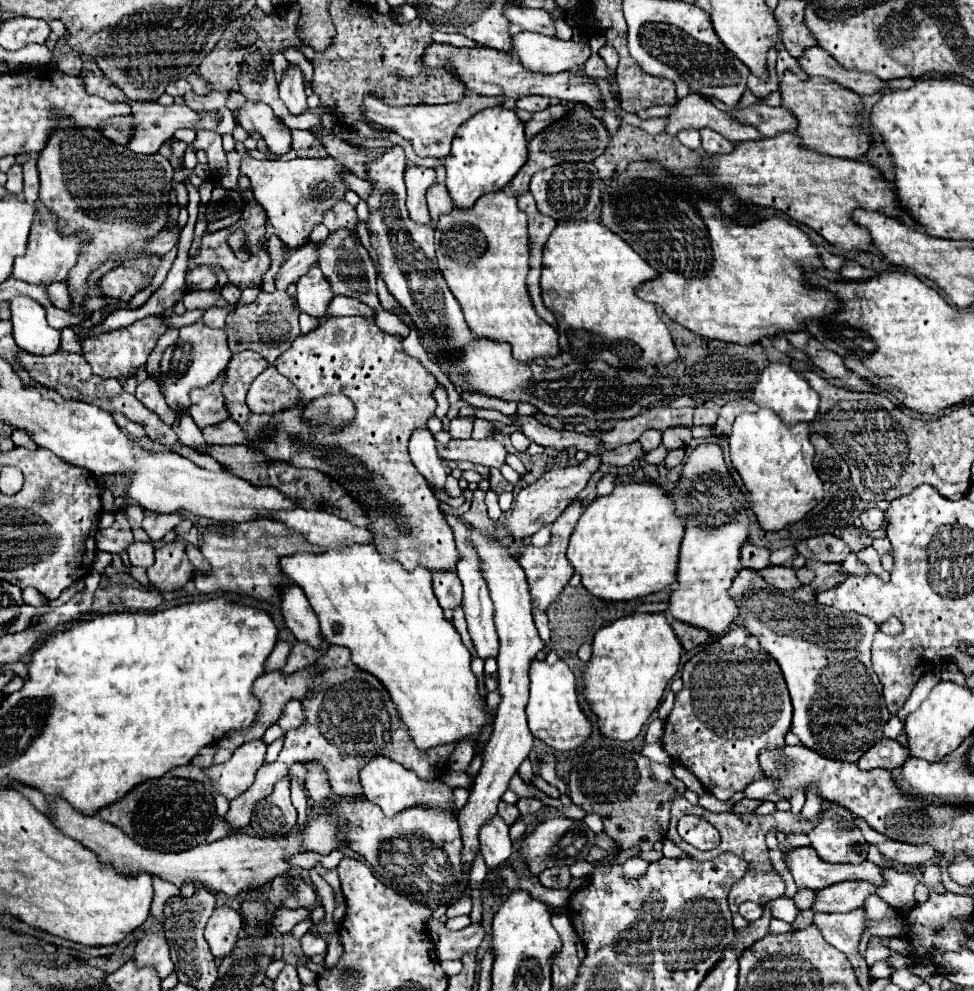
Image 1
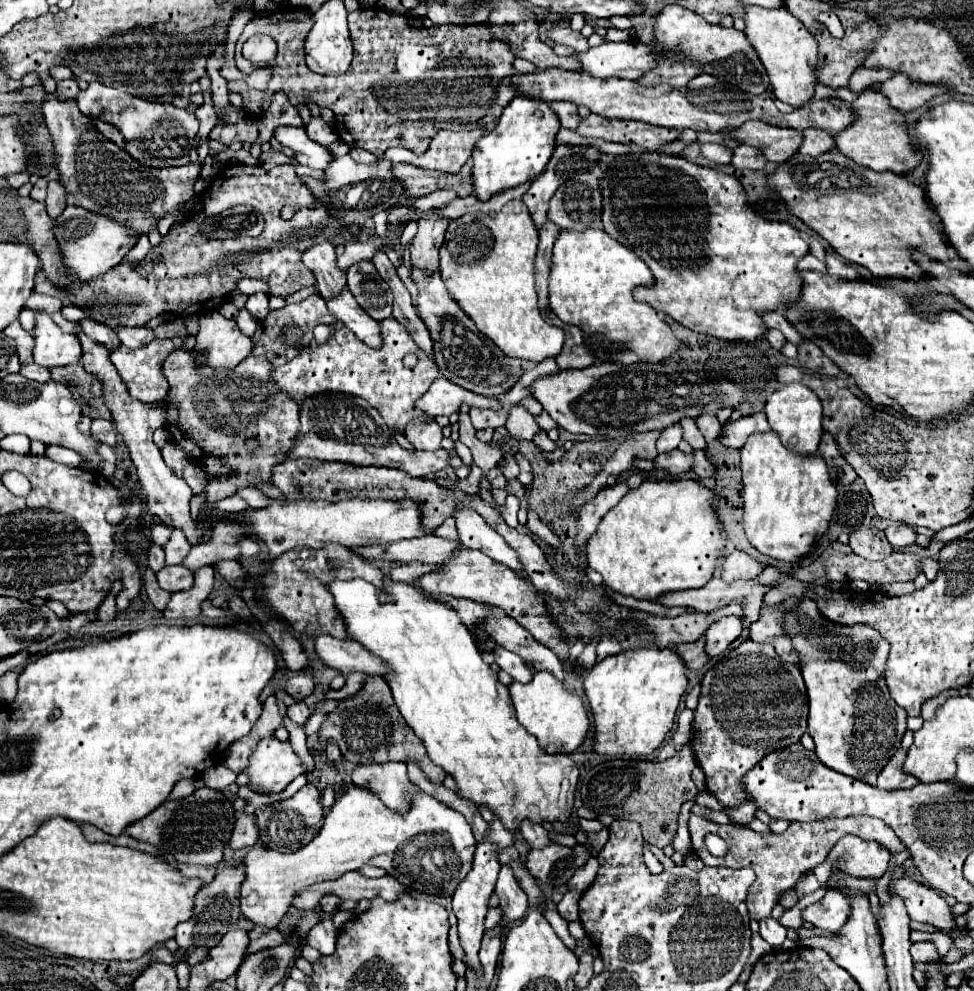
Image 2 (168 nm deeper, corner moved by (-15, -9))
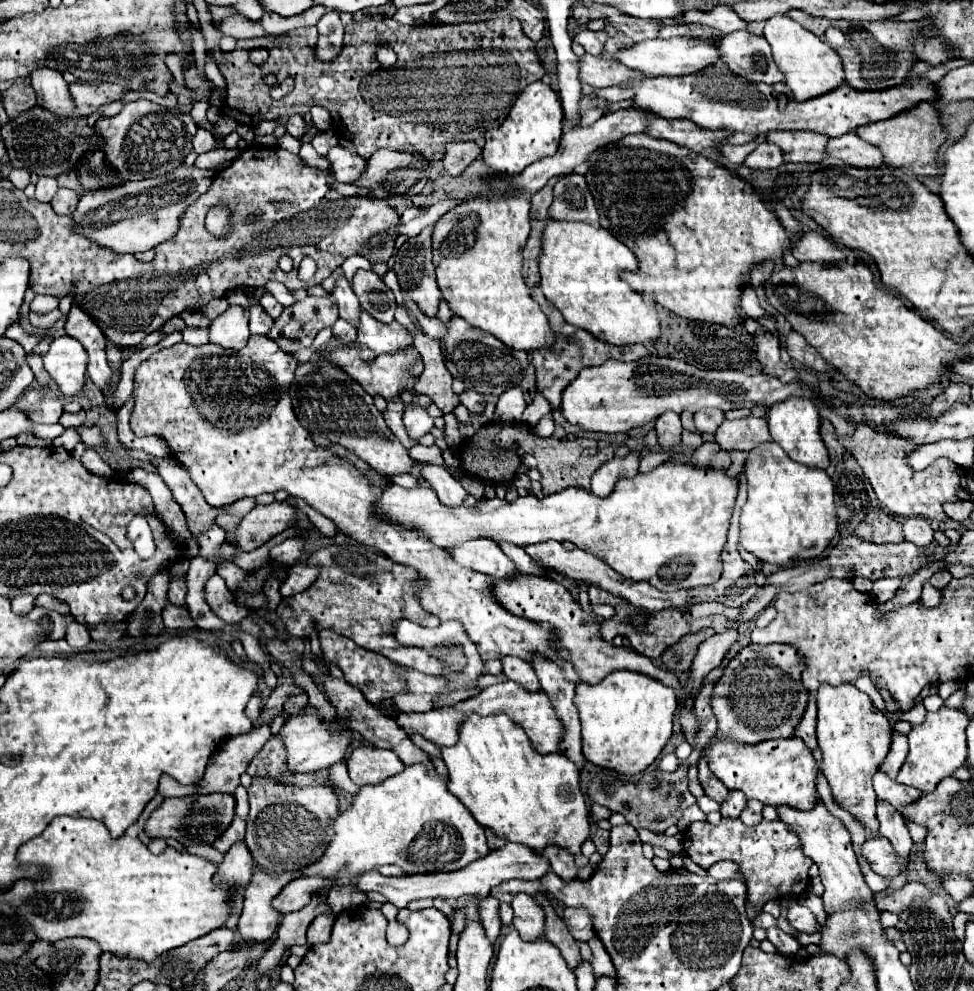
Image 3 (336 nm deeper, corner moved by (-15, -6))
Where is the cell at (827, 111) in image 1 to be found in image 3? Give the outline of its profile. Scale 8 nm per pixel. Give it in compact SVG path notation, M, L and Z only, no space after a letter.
M931 103L917 105L893 119L885 119L879 123L869 123L857 129L859 137L869 141L871 145L879 147L885 155L885 163L897 169L903 169L909 175L923 177L923 175L941 175L943 171L937 167L937 151L947 141L947 131L941 127L939 111Z

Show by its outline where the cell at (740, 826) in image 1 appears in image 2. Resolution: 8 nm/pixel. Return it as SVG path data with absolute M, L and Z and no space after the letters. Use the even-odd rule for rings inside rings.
M695 814L689 816L687 826L691 832L693 852L703 860L705 866L727 866L727 868L749 866L755 870L757 880L753 882L745 901L747 908L749 908L749 916L755 920L771 916L771 910L779 902L781 894L785 890L795 888L797 880L805 872L813 870L819 862L823 862L827 858L829 850L835 846L835 842L845 834L855 834L855 836L865 838L865 840L875 840L875 842L887 846L891 854L907 850L889 826L885 826L881 820L871 818L871 816L831 818L831 820L823 820L823 822L791 822L783 834L773 834L773 832L759 834L759 832L753 832L749 826L723 826L723 824L715 824L715 822L709 822L705 818L699 818ZM707 832L713 832L713 834L719 834L721 838L725 838L725 842L729 844L727 856L717 858L717 856L711 856L707 852L707 848L703 844L703 836Z

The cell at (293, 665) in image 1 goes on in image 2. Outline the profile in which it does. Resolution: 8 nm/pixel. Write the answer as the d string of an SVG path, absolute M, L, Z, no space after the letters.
M311 668L295 672L285 684L285 692L289 692L297 700L303 700L305 696L309 696L313 692L313 688L315 688L315 684L313 684L313 670Z

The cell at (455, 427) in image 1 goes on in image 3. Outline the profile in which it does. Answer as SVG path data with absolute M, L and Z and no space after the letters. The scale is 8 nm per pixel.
M465 389L461 395L459 395L459 401L471 411L471 413L483 413L485 409L485 397L475 393L473 389Z

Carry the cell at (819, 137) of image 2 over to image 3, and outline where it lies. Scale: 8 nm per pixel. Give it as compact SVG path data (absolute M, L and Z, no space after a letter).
M849 131L841 137L831 139L827 145L827 153L831 157L843 159L851 167L871 169L871 167L883 167L885 165L883 153L875 145L863 141L855 131Z

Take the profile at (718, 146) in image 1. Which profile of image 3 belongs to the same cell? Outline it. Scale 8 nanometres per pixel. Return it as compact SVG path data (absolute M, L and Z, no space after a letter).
M761 143L747 159L745 165L751 169L775 169L783 163L783 151L773 143Z

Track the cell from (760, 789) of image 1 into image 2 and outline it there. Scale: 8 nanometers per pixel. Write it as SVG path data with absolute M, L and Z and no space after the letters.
M747 802L747 804L741 804L737 808L731 808L727 814L737 822L737 824L749 824L753 818L755 818L755 812L757 812L757 806L753 802Z

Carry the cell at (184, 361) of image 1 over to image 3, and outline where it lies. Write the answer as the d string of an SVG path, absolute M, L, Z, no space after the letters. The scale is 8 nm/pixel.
M233 305L229 307L223 315L213 319L209 327L209 337L211 343L221 345L225 349L243 349L249 339L249 309L251 307L239 307Z

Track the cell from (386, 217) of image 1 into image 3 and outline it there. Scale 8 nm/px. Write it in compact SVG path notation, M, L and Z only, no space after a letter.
M453 317L449 323L449 333L443 339L447 353L445 353L445 365L449 373L455 379L461 379L467 389L475 389L481 395L501 395L509 387L515 387L521 383L525 369L529 365L529 353L517 351L507 345L503 345L499 339L495 339L489 333L483 333L481 329L469 325L465 319Z

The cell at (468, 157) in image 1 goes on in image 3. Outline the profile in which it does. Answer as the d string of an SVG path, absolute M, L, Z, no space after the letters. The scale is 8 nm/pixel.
M543 81L529 83L517 97L507 119L493 131L485 133L483 161L499 173L521 173L527 165L549 157L557 151L563 129L563 107L557 93Z

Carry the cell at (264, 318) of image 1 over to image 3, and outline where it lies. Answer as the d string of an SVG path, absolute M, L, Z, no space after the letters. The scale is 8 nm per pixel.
M305 297L293 307L285 307L281 317L275 319L269 337L285 353L297 353L303 347L311 347L315 335L337 319L337 307L329 297Z

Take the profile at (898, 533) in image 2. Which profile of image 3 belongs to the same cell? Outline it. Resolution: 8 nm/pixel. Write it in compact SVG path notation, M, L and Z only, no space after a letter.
M911 517L903 523L903 533L905 539L915 543L915 545L929 545L933 541L933 529L923 517Z

